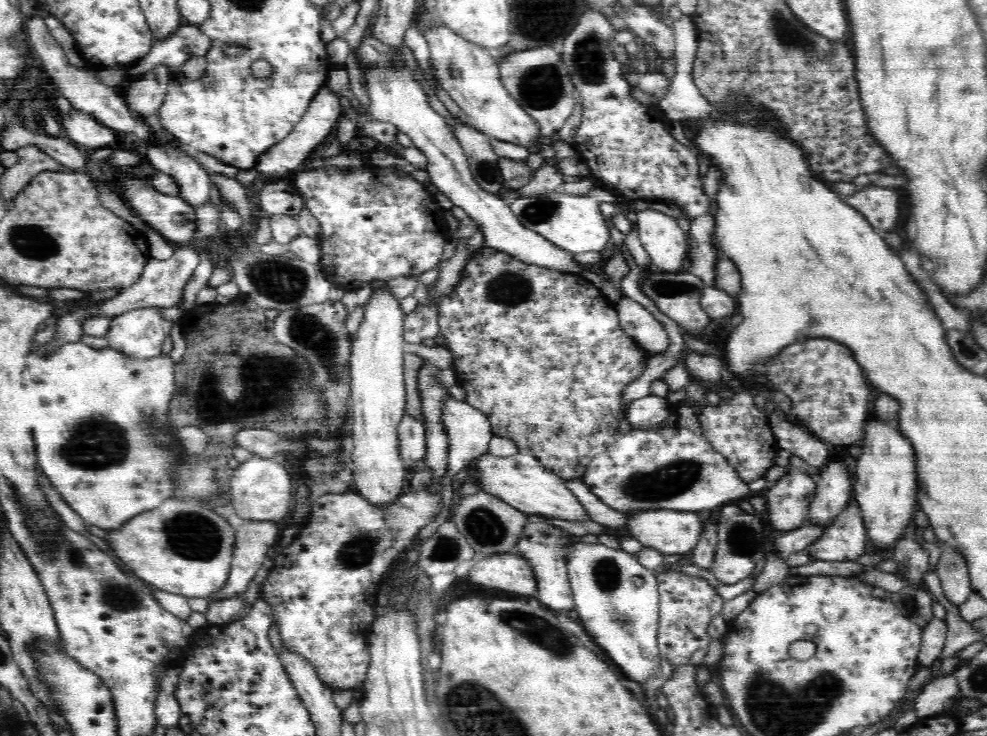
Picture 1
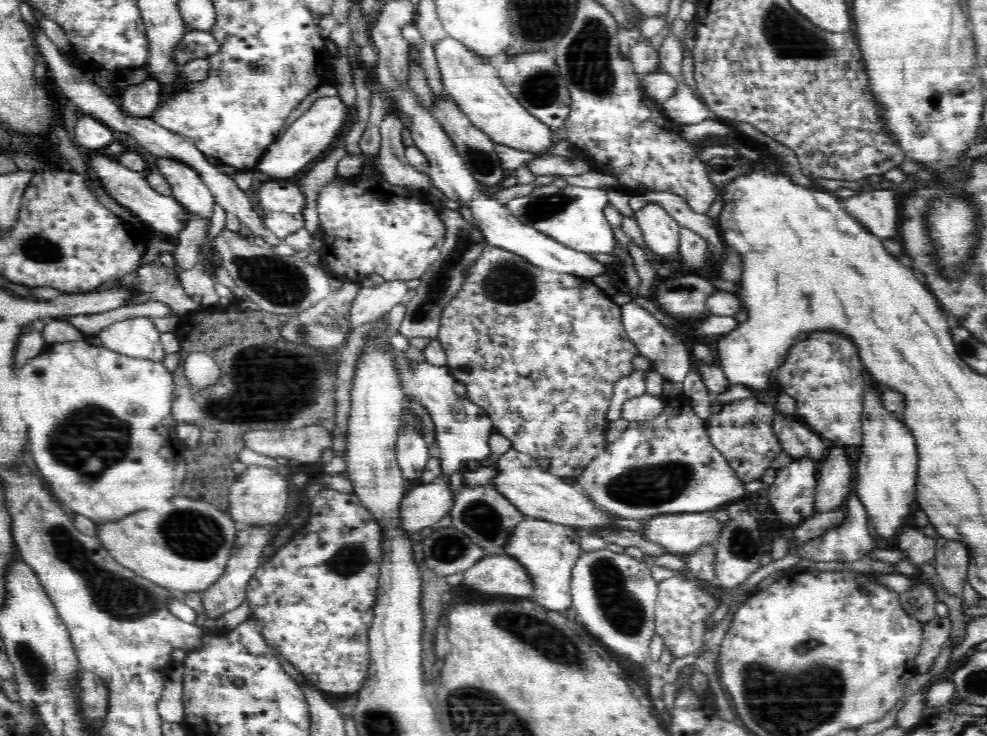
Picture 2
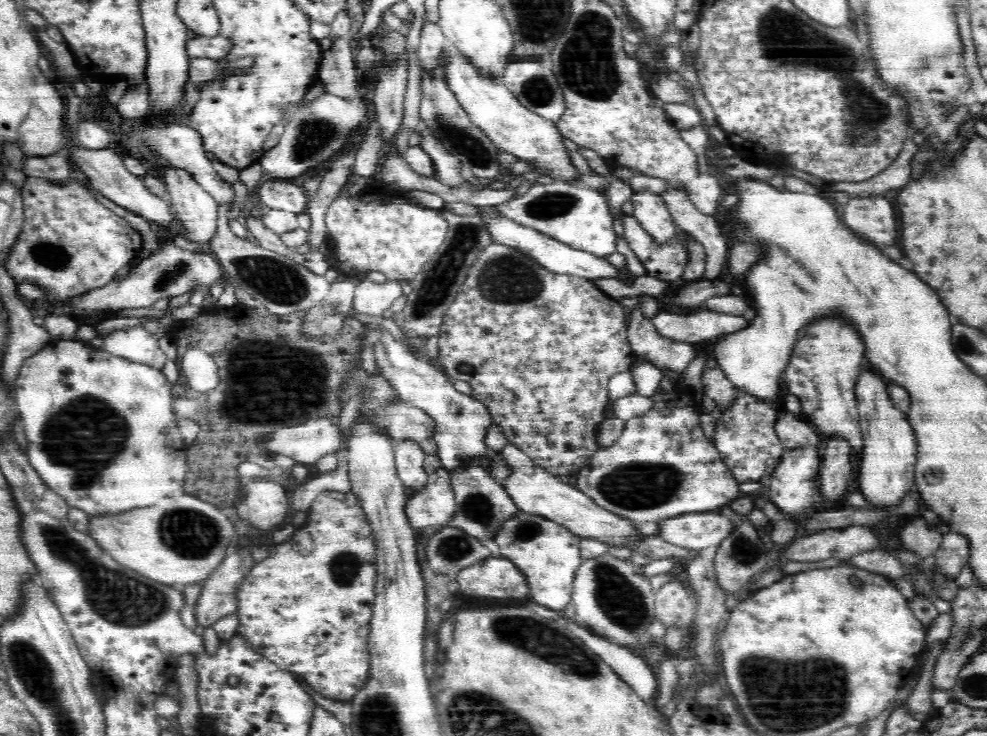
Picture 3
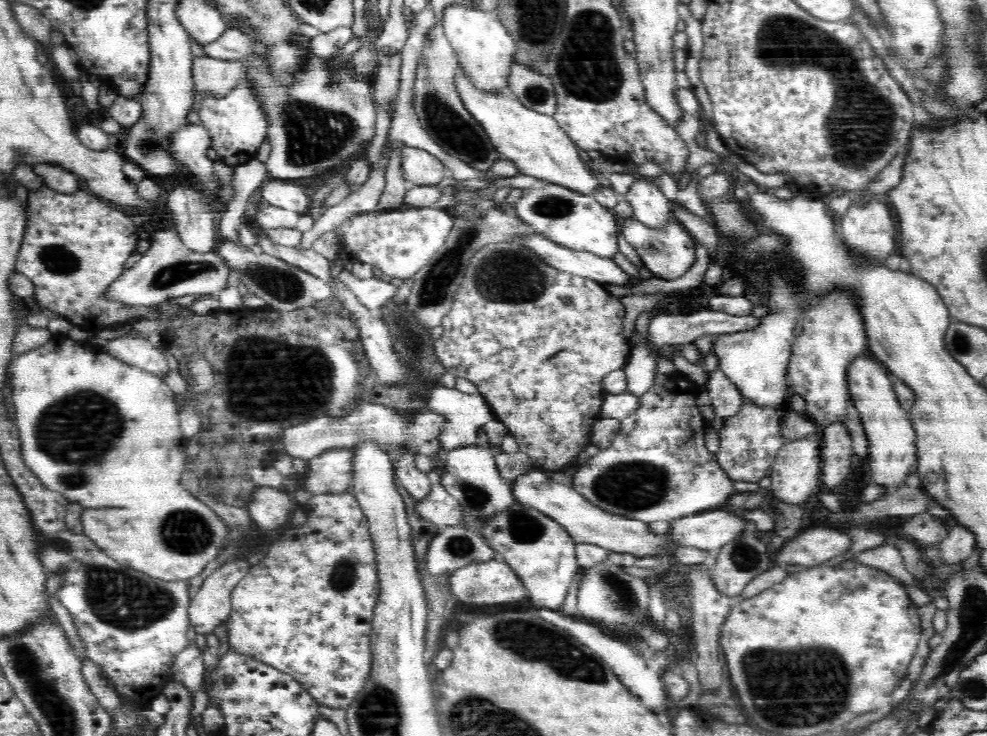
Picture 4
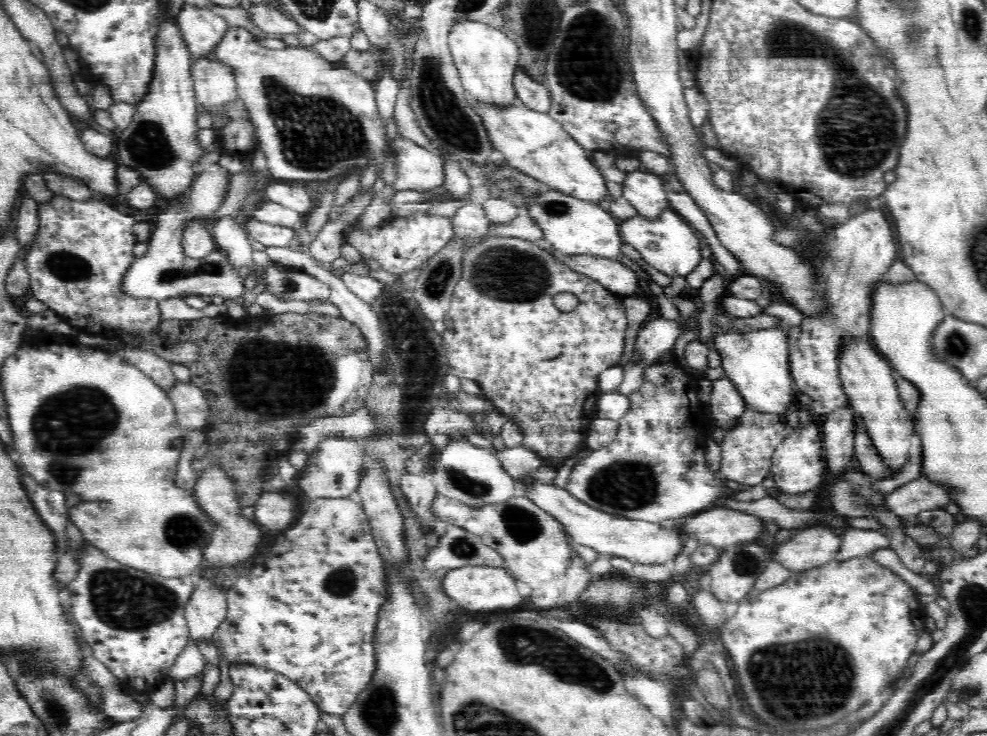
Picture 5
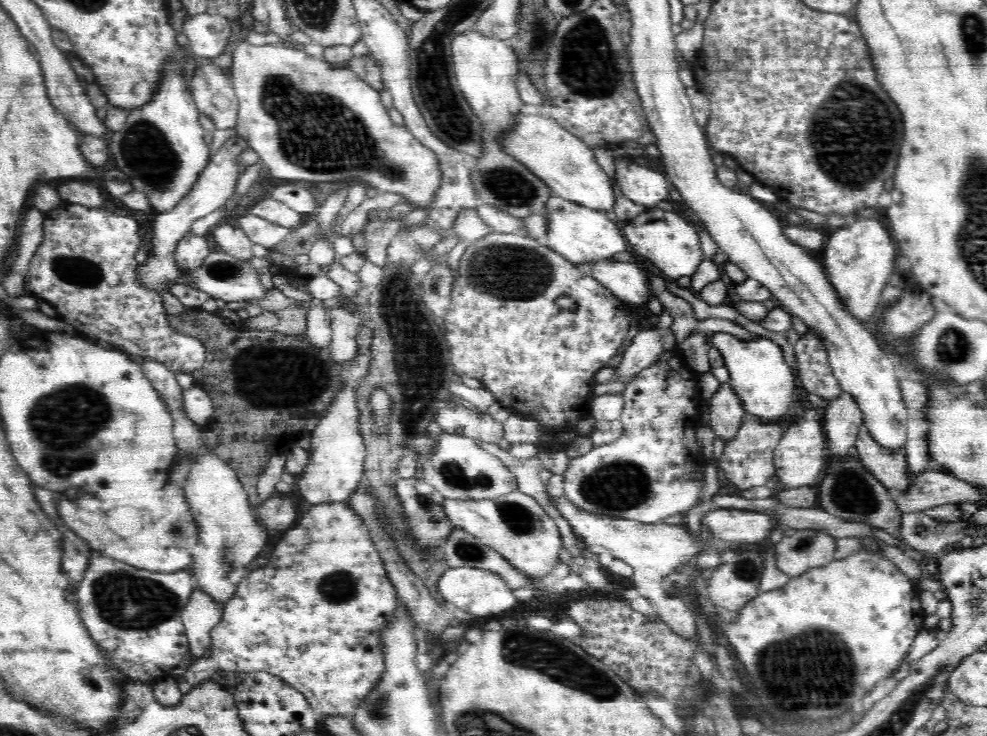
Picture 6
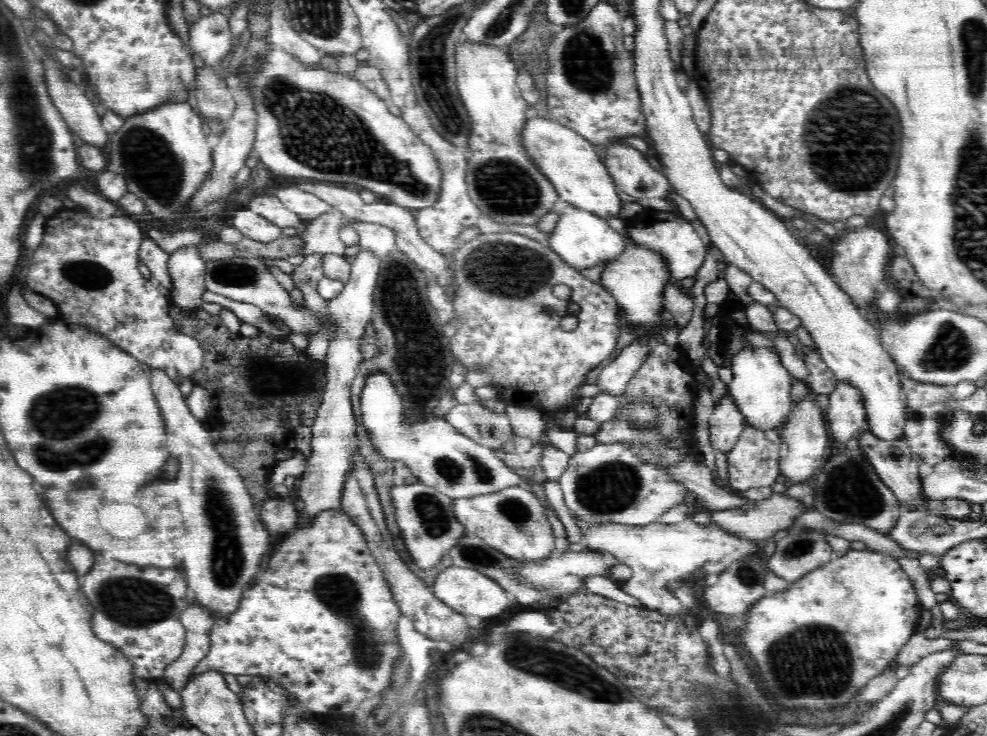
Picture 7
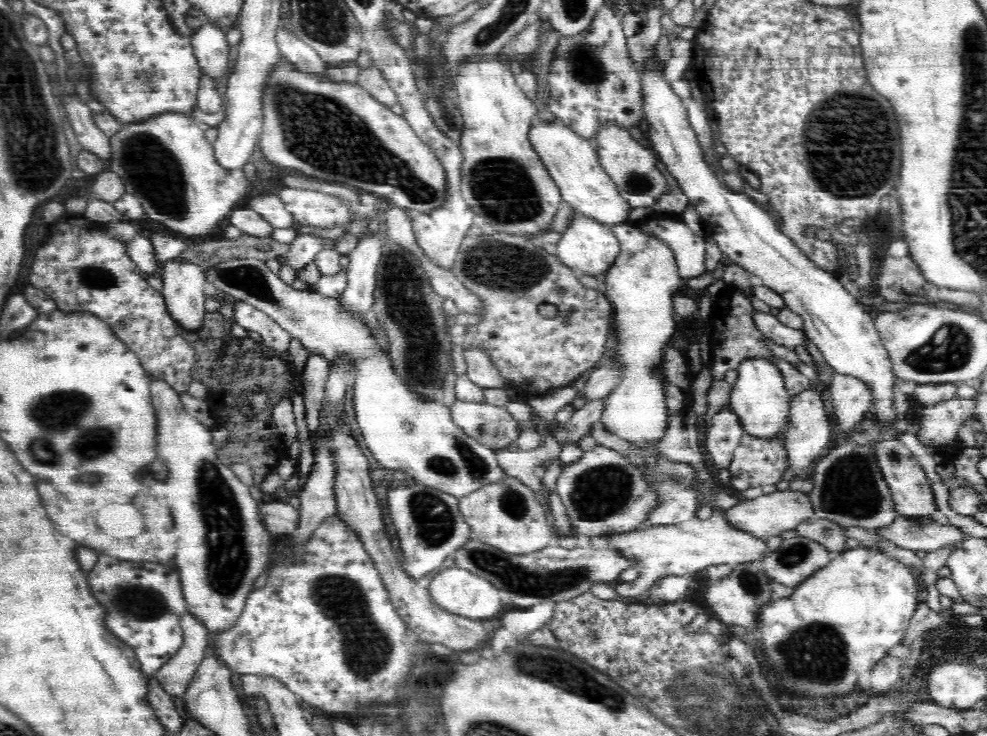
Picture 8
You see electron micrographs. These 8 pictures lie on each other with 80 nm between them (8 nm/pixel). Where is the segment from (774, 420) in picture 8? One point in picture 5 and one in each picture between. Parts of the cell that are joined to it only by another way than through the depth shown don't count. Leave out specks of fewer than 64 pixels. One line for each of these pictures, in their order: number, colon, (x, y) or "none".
5: (757, 363)
6: (764, 382)
7: (760, 387)

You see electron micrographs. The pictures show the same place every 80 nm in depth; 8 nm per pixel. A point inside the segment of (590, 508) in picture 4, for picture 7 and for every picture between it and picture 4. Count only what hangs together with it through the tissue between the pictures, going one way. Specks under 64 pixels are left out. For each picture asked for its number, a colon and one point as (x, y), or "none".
5: (648, 543)
6: (654, 551)
7: (657, 553)

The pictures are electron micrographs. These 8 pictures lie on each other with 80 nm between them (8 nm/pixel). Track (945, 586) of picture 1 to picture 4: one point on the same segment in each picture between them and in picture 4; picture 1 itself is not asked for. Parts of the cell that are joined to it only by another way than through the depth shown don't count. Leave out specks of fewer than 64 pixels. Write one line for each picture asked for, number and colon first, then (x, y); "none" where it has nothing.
2: (952, 558)
3: (952, 556)
4: (957, 547)

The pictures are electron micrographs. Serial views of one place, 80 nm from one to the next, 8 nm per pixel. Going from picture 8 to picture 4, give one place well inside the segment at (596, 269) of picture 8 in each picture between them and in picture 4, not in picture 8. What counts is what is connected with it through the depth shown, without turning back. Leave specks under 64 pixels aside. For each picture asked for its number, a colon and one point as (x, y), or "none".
4: (577, 221)
5: (571, 226)
6: (582, 235)
7: (582, 239)

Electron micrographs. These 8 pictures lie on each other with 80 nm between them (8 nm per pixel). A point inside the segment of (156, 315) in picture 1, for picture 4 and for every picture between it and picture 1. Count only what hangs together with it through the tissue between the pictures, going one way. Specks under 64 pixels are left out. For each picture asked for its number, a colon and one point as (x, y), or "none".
2: (138, 337)
3: (137, 344)
4: (136, 351)

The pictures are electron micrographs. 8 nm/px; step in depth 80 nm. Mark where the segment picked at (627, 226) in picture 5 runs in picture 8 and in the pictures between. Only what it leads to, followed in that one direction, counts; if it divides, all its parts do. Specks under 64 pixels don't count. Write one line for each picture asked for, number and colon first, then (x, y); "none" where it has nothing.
6: (672, 243)
7: (670, 234)
8: (689, 249)

